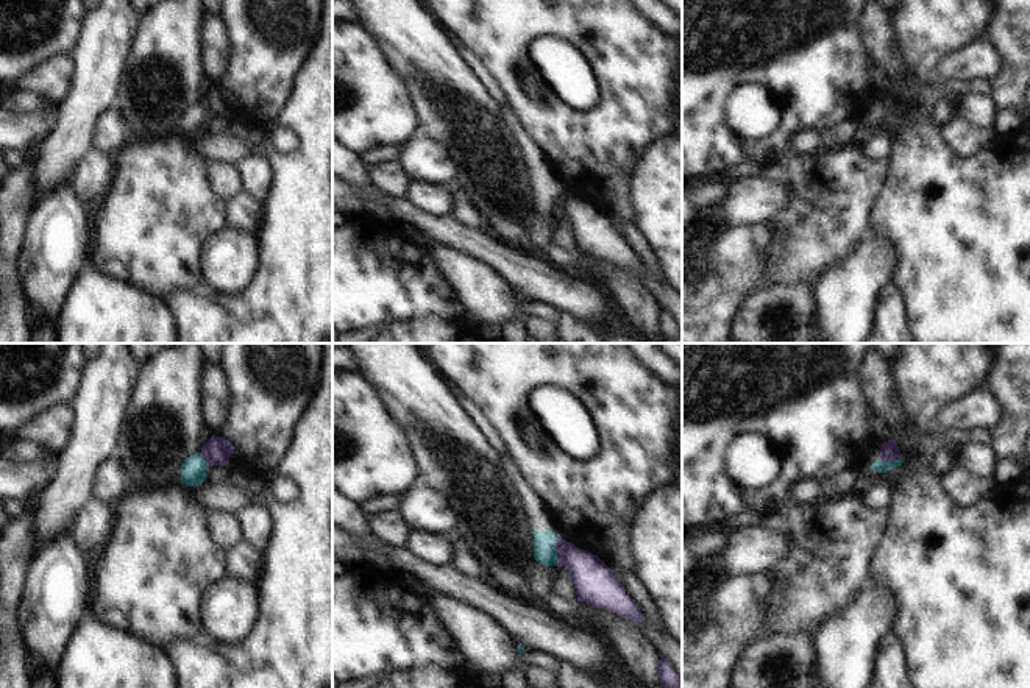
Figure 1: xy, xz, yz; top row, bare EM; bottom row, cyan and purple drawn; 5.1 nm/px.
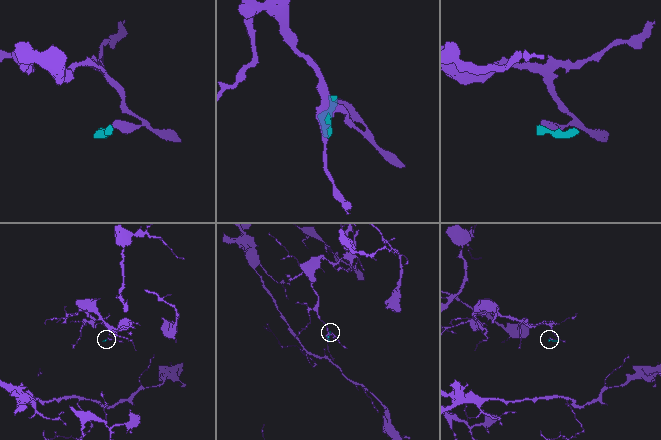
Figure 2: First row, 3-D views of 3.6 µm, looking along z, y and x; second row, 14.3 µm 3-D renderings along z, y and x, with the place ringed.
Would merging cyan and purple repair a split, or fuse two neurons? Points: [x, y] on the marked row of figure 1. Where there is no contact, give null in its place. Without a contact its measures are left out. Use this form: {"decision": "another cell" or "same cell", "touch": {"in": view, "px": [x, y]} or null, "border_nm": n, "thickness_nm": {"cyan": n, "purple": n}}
{"decision": "another cell", "touch": {"in": "xz", "px": [554, 551]}, "border_nm": 120, "thickness_nm": {"cyan": 110, "purple": 200}}

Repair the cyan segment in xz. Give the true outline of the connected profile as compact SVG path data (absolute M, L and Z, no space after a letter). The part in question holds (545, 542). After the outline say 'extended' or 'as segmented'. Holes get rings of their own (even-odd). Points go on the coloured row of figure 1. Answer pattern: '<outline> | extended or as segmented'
M504 454L499 459L506 476L521 496L527 521L534 529L534 559L545 566L556 566L557 537L552 532L556 526L552 515L548 512L538 495L524 484L509 456Z | extended

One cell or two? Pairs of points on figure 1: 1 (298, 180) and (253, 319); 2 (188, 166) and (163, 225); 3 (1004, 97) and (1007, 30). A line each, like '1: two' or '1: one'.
1: one
2: one
3: one

